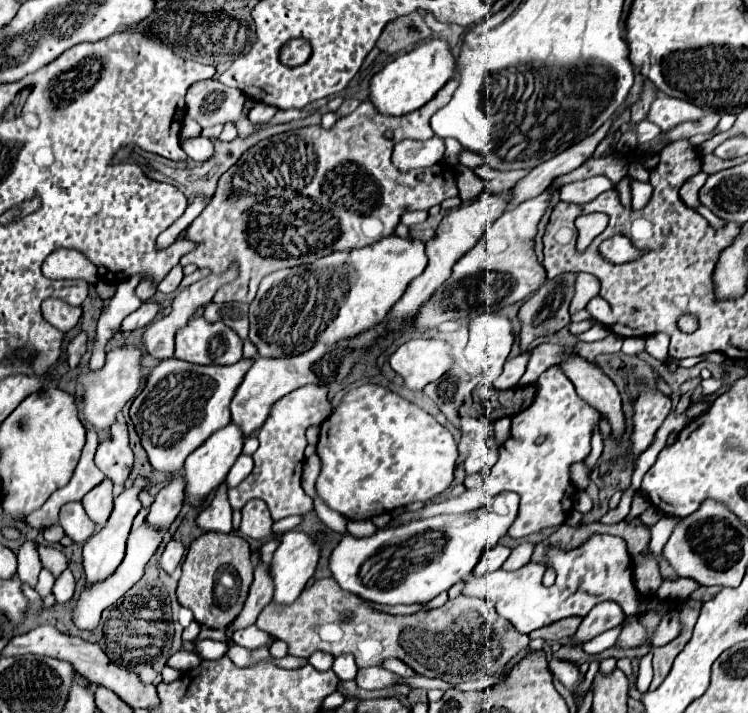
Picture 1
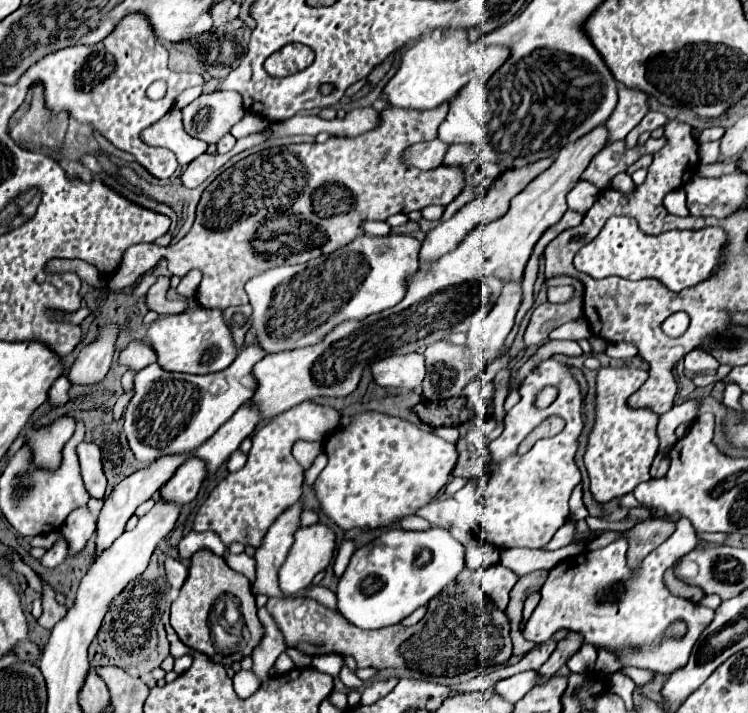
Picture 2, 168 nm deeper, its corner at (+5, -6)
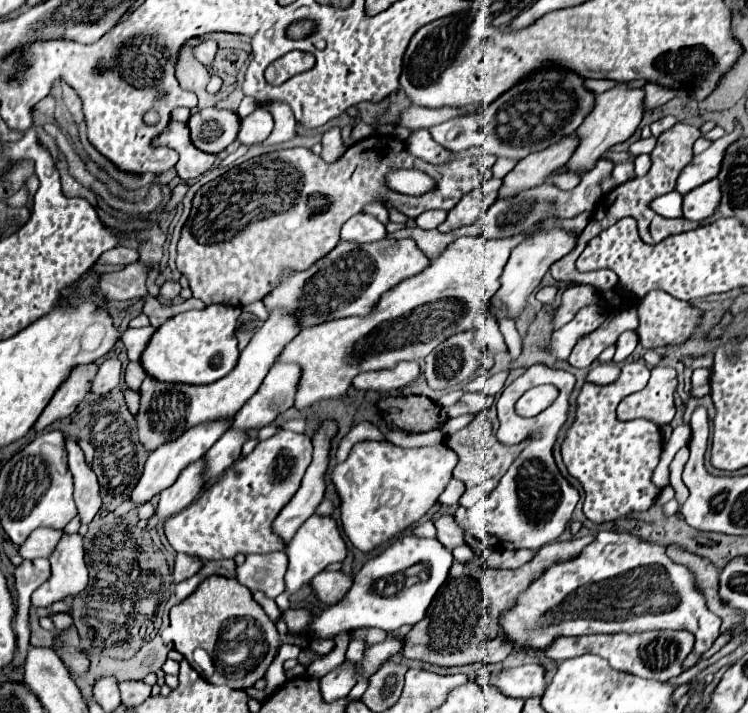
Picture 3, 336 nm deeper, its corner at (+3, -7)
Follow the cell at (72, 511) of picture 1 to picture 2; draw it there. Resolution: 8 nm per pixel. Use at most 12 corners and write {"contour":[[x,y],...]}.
{"contour":[[58,530],[56,544],[42,556],[44,566],[58,566],[68,558],[68,540]]}

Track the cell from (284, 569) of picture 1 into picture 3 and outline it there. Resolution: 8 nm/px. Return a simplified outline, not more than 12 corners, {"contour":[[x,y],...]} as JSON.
{"contour":[[314,513],[286,545],[290,559],[278,632],[288,597],[348,553],[338,523]]}

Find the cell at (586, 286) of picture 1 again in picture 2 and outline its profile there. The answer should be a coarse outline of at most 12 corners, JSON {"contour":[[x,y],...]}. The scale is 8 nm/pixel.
{"contour":[[572,286],[548,288],[548,300],[554,304],[568,302],[574,296]]}

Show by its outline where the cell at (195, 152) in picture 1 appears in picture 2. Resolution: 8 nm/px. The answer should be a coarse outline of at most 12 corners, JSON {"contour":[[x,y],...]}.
{"contour":[[200,154],[186,166],[182,184],[200,186],[230,154]]}

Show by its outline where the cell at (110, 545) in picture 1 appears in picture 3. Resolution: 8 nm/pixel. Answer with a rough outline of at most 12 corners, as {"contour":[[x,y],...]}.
{"contour":[[230,421],[194,425],[150,453],[130,499],[150,501],[222,437]]}

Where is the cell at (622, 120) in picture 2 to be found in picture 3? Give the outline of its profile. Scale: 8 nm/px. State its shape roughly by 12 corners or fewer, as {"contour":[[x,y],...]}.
{"contour":[[646,83],[646,109],[660,107],[676,95],[664,85]]}

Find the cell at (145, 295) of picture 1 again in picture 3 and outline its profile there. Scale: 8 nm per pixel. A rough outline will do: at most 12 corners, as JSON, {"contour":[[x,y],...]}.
{"contour":[[178,281],[160,287],[160,295],[168,301],[178,297],[182,287]]}

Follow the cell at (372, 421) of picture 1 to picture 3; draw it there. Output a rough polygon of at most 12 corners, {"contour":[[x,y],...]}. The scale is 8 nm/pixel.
{"contour":[[356,443],[332,471],[342,529],[370,553],[452,479],[442,443]]}

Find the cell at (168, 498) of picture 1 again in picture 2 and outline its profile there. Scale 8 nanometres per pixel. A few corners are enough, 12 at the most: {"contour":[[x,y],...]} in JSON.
{"contour":[[188,458],[160,488],[160,500],[184,506],[196,498],[204,462]]}

